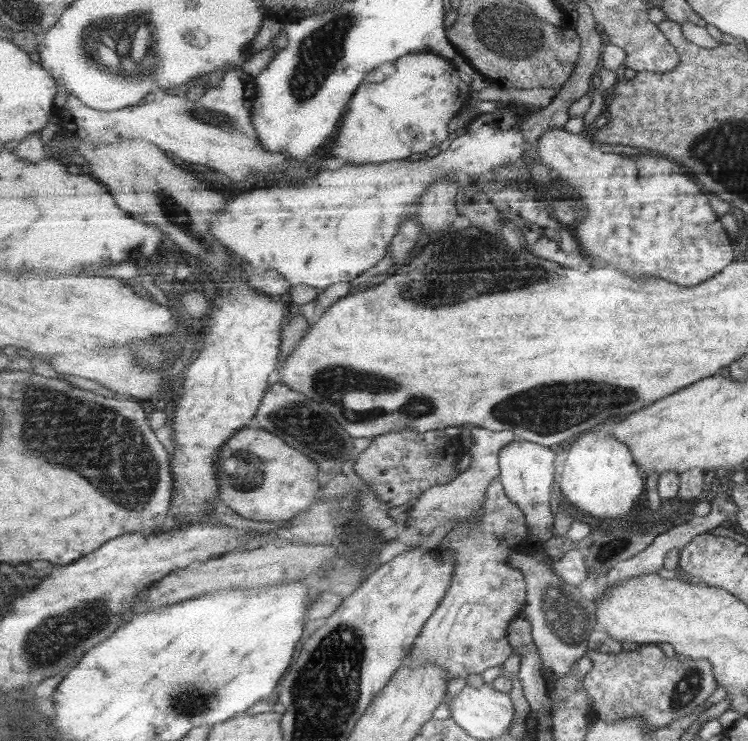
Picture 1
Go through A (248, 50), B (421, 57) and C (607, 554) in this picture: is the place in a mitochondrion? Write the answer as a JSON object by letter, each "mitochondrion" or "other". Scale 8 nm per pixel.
{"A":"other","B":"other","C":"mitochondrion"}

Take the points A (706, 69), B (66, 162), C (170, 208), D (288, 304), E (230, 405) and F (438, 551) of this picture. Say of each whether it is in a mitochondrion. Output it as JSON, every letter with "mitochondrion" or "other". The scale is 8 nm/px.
{"A":"other","B":"other","C":"mitochondrion","D":"other","E":"other","F":"other"}

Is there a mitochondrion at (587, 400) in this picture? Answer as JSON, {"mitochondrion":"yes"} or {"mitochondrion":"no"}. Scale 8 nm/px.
{"mitochondrion":"yes"}

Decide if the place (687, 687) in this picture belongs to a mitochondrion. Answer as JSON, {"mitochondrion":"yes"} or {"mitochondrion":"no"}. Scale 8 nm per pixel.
{"mitochondrion":"yes"}

